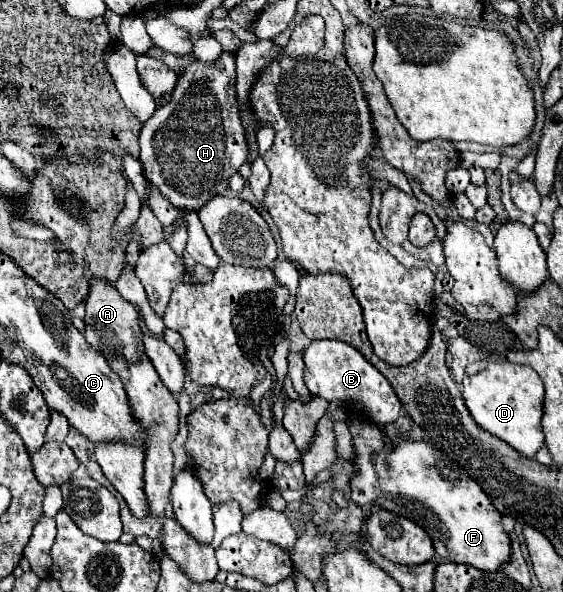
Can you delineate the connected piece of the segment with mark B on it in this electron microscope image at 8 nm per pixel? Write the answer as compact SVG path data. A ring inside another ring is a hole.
M313 340L303 352L305 360L305 386L313 396L321 396L339 406L355 408L355 412L367 416L375 424L395 422L403 410L393 386L387 378L369 364L353 346L341 340Z

